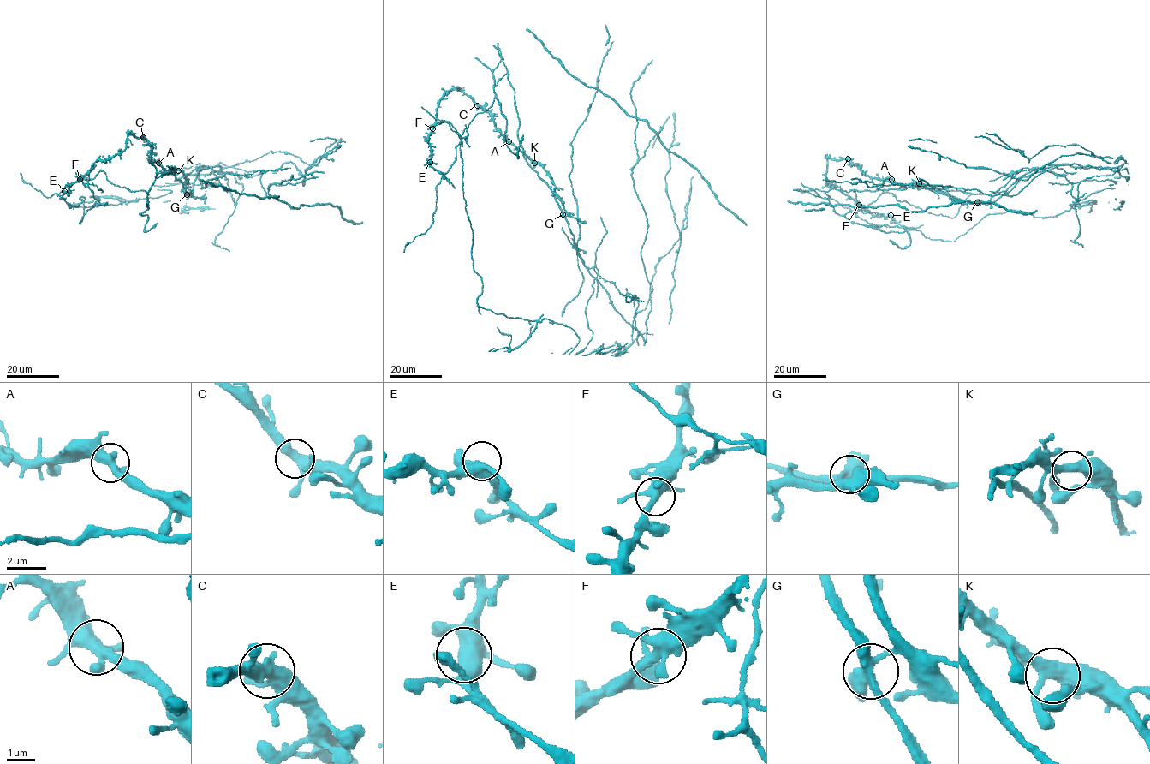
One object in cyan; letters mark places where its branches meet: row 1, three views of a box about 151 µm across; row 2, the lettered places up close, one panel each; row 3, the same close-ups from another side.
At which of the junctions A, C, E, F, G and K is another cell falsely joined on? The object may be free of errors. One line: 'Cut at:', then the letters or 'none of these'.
Cut at: G

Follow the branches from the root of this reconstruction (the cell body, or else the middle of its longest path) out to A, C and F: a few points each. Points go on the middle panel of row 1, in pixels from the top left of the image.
A: (528, 165), (525, 158), (527, 156), (509, 141)
C: (528, 165), (525, 158), (527, 156), (497, 128), (492, 116), (477, 105)
F: (528, 165), (525, 158), (527, 156), (497, 128), (492, 116), (459, 88), (449, 90), (440, 101), (432, 128)

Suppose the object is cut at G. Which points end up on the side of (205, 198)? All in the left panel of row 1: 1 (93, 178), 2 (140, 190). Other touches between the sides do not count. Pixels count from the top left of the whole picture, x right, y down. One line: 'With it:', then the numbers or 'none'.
With it: 1, 2

